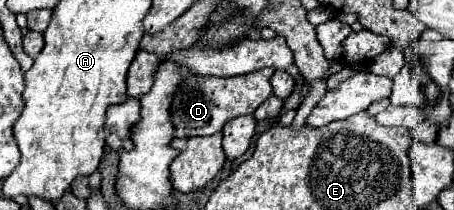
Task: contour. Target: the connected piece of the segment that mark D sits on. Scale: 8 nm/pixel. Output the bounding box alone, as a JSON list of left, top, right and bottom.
[171,68,273,138]

